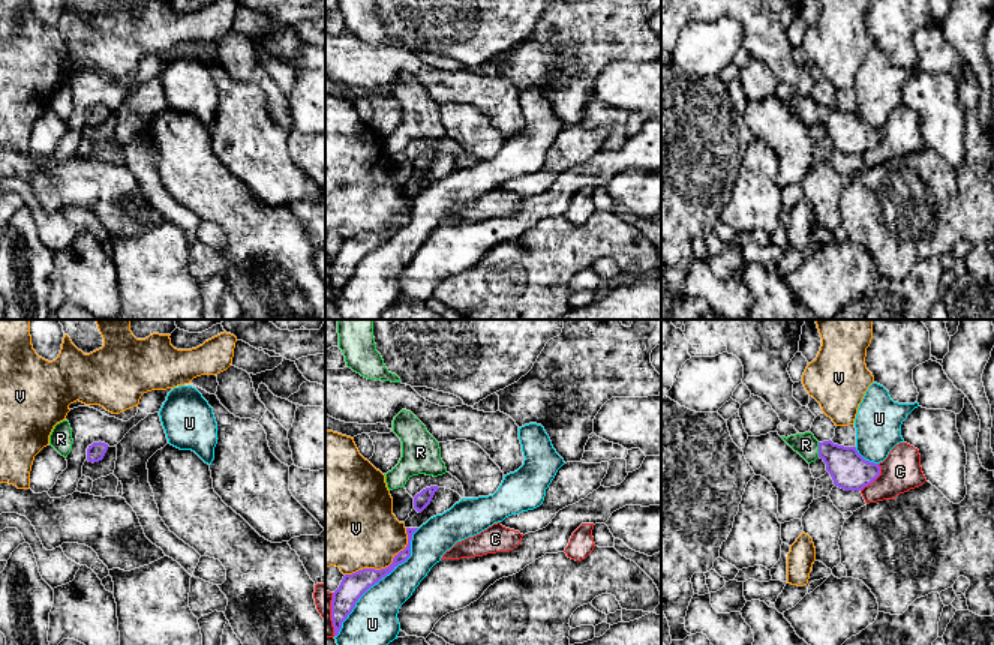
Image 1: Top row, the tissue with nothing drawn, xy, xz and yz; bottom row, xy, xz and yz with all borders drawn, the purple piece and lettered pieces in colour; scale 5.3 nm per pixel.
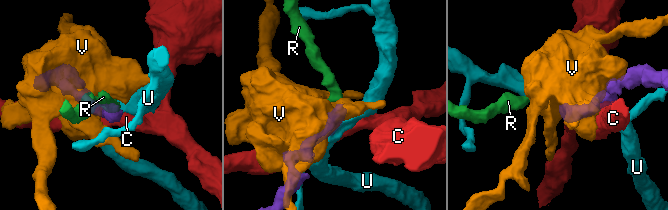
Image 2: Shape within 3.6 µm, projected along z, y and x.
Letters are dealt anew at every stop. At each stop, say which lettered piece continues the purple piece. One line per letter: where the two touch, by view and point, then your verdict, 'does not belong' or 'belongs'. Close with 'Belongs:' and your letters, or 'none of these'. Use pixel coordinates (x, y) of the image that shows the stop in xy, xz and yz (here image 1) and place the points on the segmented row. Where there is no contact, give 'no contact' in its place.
C: meets purple in yz at (874, 479); does not belong
R: meets purple in yz at (819, 450); belongs
U: meets purple in xz at (378, 581); does not belong
V: meets purple in xz at (386, 567); does not belong
Belongs: R

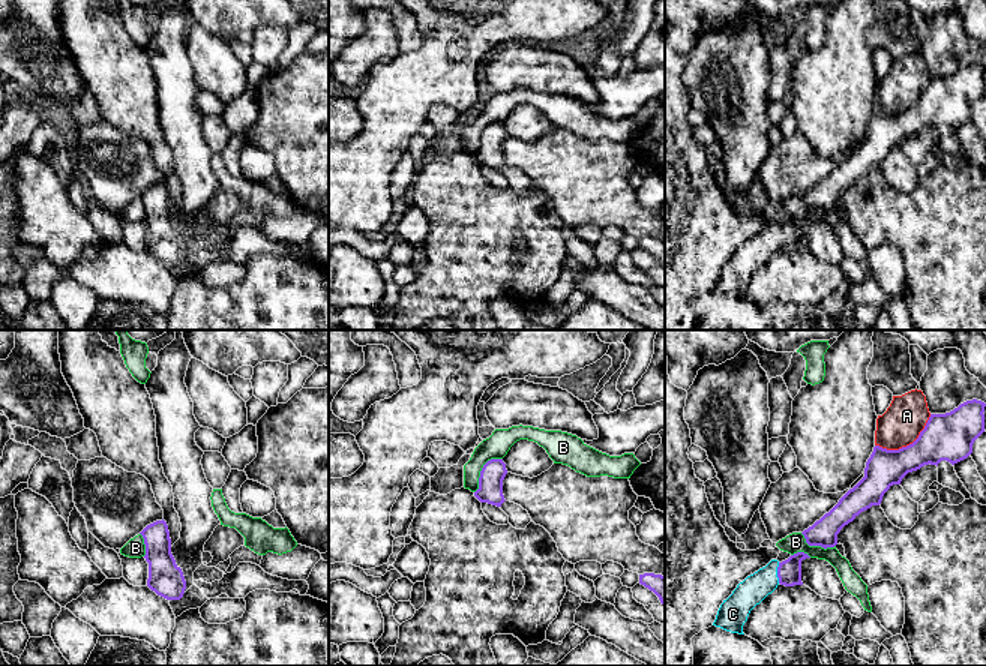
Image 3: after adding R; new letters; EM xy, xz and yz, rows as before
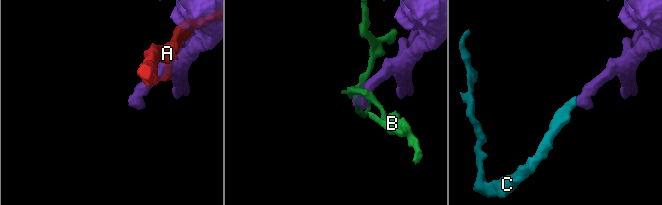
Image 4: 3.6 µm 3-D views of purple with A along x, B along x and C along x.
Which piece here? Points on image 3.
A: meets purple in yz at (907, 446); does not belong
B: meets purple in xz at (482, 470); does not belong
C: meets purple in yz at (778, 573); belongs
Belongs: C

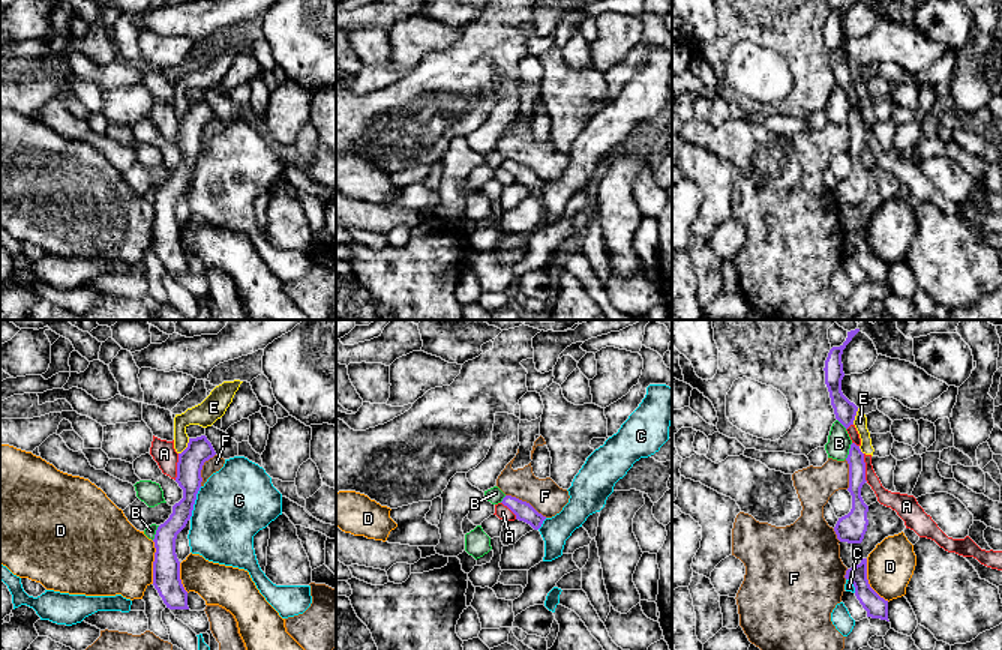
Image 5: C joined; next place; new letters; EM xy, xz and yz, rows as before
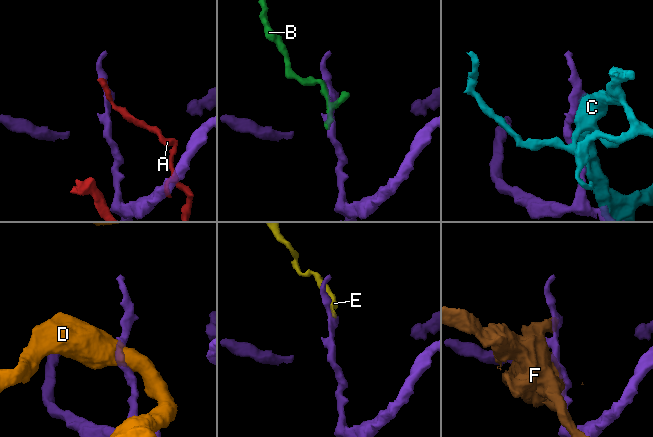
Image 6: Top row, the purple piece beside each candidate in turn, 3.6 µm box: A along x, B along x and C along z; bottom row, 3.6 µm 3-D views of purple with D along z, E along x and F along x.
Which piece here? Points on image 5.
A: meets purple in yz at (864, 467); does not belong
B: meets purple in yz at (849, 451); does not belong
C: meets purple in xy at (194, 503); does not belong
D: meets purple in yz at (867, 581); does not belong
E: meets purple in xy at (188, 446); does not belong
F: meets purple in xz at (525, 502); does not belong
Belongs: none of these

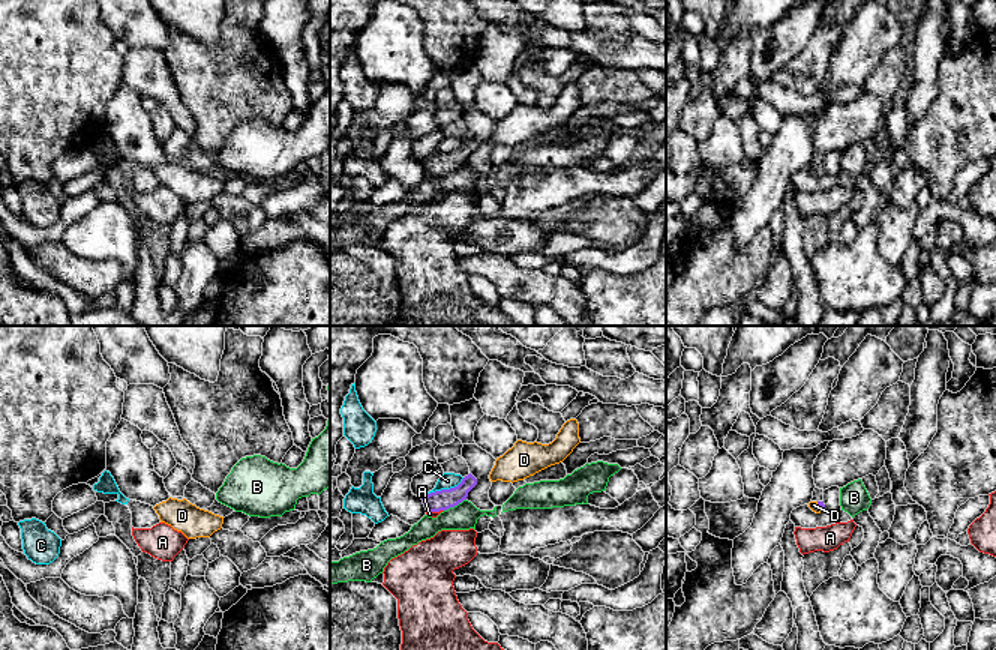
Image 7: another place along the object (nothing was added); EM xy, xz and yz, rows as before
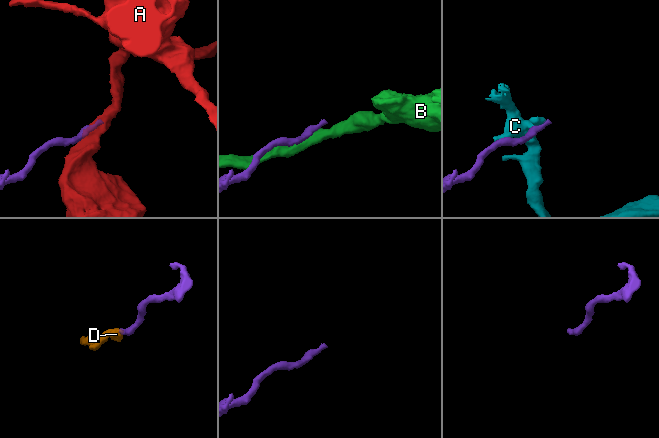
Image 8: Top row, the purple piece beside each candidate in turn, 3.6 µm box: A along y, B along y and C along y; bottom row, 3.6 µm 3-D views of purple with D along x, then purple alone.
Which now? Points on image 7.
A: meets purple in xz at (435, 511); does not belong
B: meets purple in xz at (455, 505); does not belong
C: meets purple in xz at (444, 490); does not belong
D: meets purple in yz at (818, 506); belongs
Belongs: D

